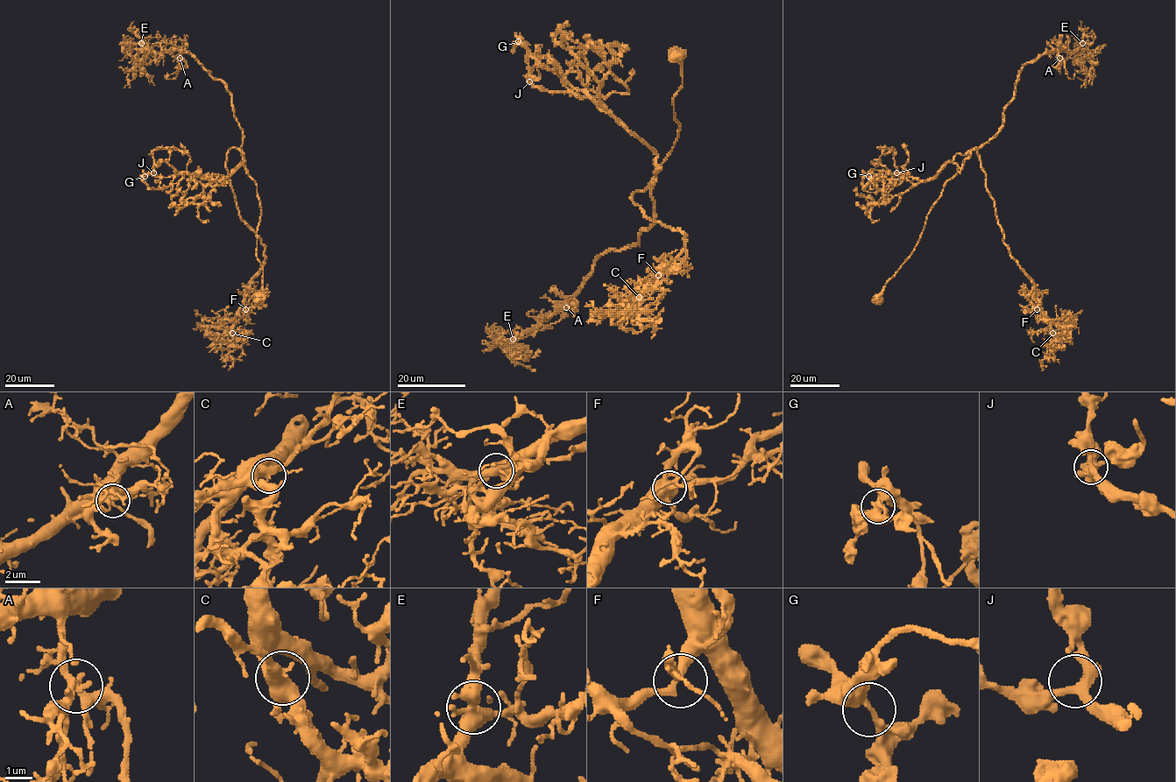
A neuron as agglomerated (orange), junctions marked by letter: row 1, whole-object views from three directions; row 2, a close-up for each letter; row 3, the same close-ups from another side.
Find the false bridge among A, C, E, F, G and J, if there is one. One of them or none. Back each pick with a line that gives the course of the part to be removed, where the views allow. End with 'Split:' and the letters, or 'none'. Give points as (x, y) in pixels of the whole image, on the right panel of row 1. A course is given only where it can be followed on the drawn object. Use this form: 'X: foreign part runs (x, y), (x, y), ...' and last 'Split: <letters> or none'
G: foreign part runs (868, 176), (874, 188), (900, 172), (917, 185), (975, 147), (1003, 243), (1049, 326), (1061, 333), (1082, 310)
Split: G

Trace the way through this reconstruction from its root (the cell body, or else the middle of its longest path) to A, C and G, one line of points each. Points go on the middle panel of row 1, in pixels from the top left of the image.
A: (677, 55), (679, 130), (652, 186), (654, 222), (638, 243), (601, 255), (566, 307)
C: (677, 55), (678, 136), (655, 181), (631, 198), (647, 218), (677, 228), (684, 248), (639, 297)
G: (677, 55), (678, 136), (657, 165), (654, 151), (590, 98), (536, 88), (519, 42)

